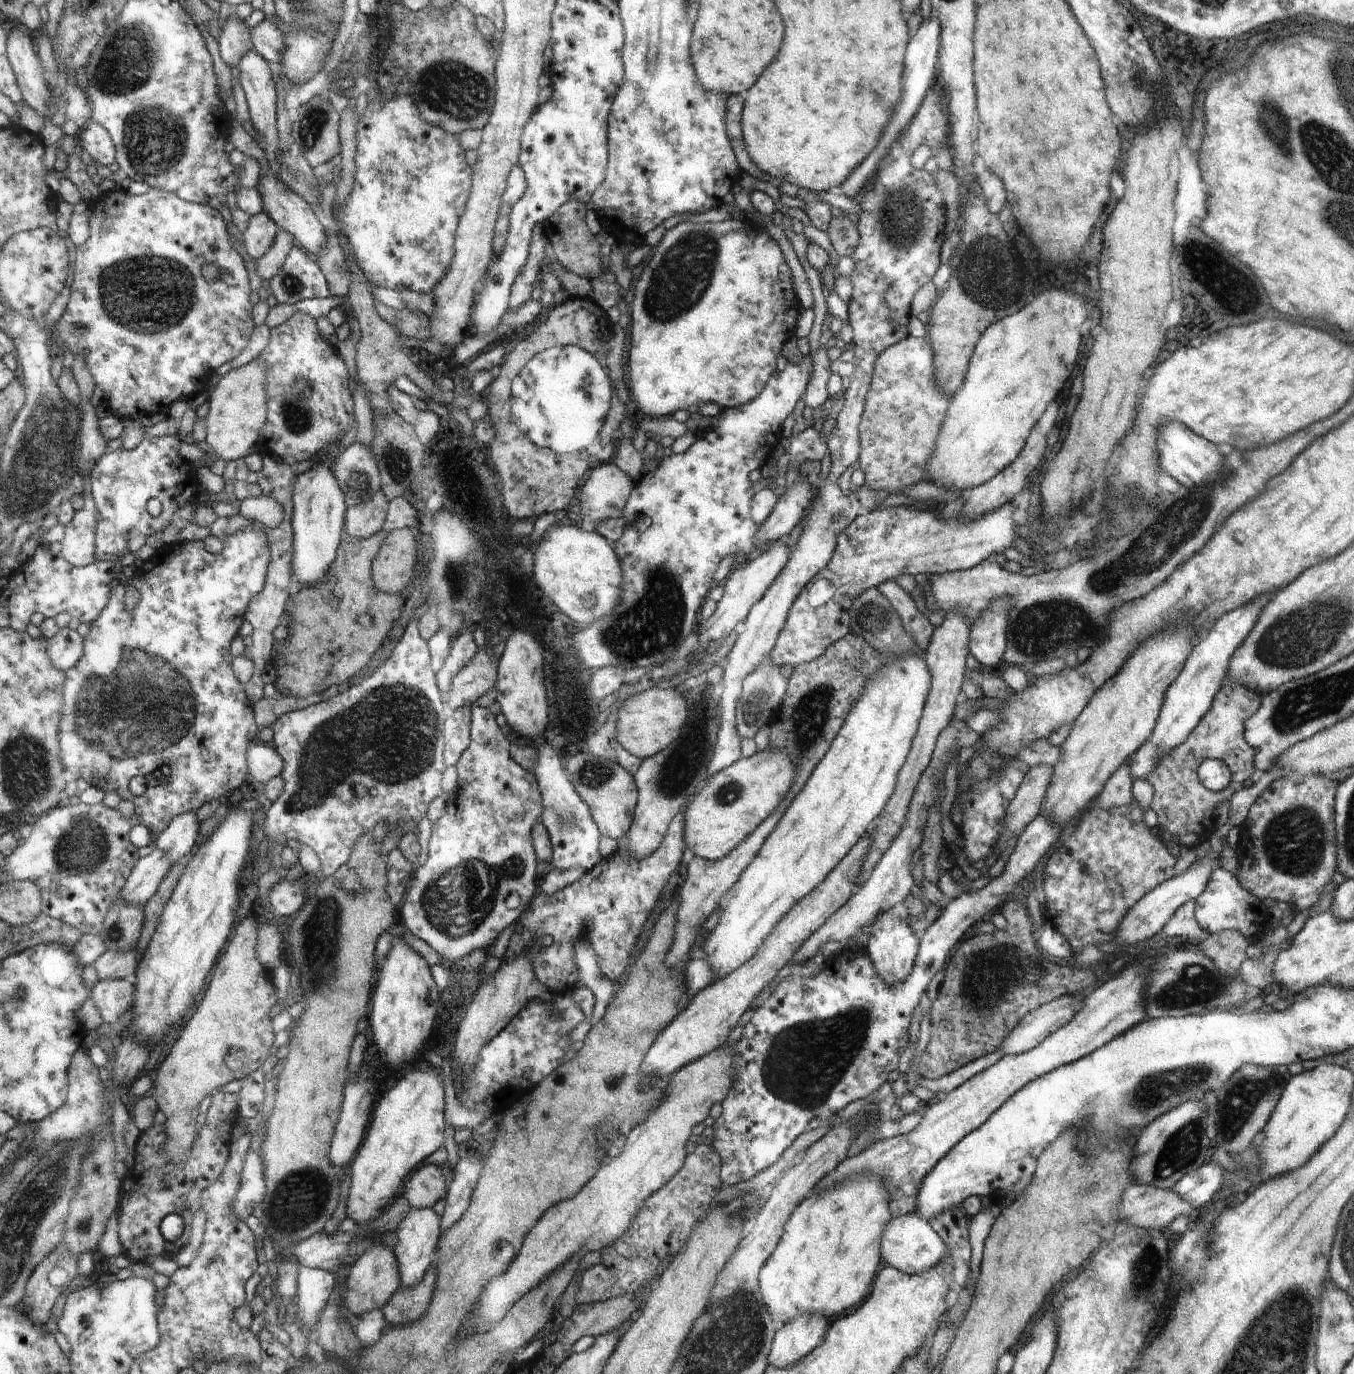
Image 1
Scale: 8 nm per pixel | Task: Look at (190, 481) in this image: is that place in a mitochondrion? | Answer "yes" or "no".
no

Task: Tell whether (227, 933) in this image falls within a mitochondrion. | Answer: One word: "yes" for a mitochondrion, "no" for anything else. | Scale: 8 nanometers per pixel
no

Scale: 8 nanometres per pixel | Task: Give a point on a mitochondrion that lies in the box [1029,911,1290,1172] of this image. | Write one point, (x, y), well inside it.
(1153, 1090)

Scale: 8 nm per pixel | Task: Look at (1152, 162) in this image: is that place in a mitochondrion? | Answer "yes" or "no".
no

